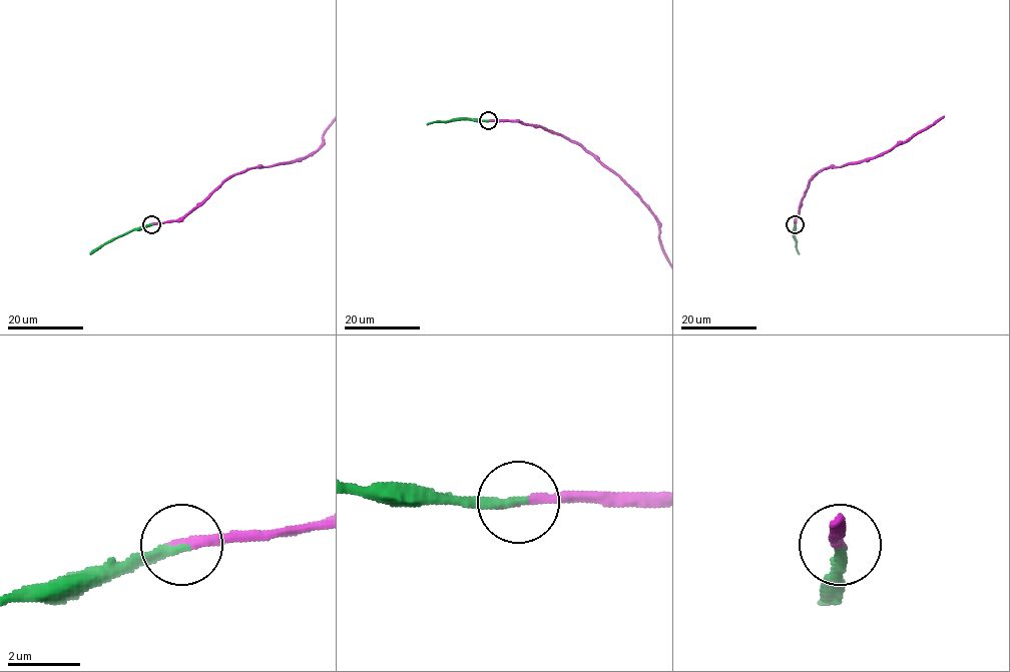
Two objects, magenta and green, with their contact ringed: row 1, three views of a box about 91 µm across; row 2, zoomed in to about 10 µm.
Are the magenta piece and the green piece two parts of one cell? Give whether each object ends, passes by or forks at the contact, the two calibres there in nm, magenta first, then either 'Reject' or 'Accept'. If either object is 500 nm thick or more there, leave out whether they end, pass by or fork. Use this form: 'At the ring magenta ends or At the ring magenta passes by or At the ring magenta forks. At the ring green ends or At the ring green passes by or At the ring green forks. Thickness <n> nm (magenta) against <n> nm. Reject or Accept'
At the ring magenta ends. At the ring green ends. Thickness 260 nm (magenta) against 280 nm. Accept

